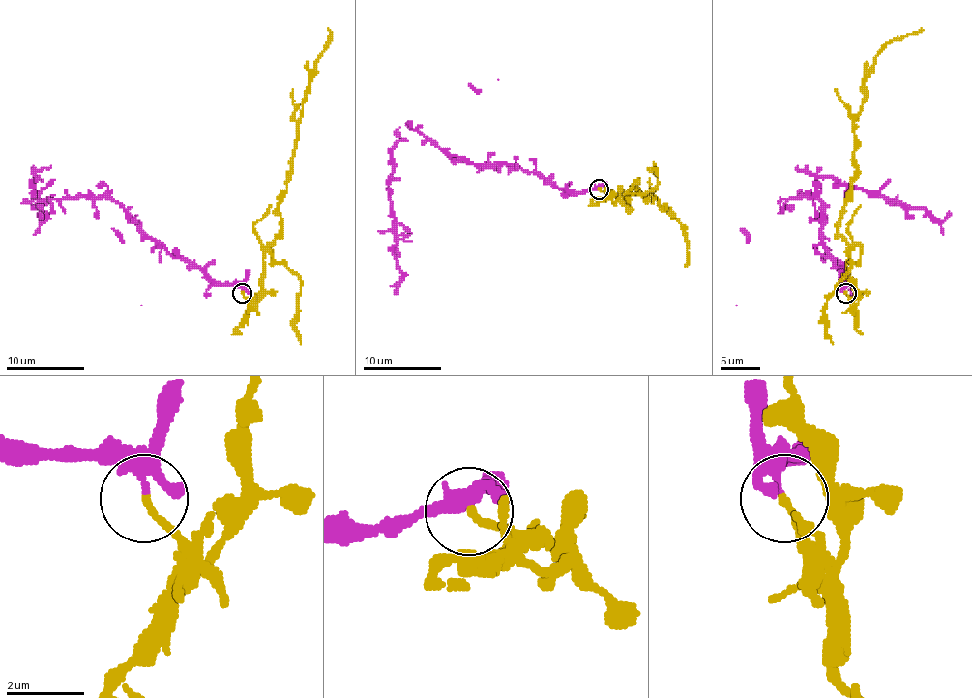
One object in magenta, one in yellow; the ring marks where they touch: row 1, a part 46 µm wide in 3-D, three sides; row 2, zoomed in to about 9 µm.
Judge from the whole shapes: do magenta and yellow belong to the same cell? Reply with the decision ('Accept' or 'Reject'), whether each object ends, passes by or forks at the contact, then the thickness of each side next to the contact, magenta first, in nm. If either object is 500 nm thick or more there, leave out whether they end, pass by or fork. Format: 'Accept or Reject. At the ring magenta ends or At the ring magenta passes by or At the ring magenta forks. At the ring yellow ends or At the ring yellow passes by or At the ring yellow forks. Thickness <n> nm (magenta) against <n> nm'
Reject. At the ring magenta forks. At the ring yellow ends. Thickness 190 nm (magenta) against 180 nm

